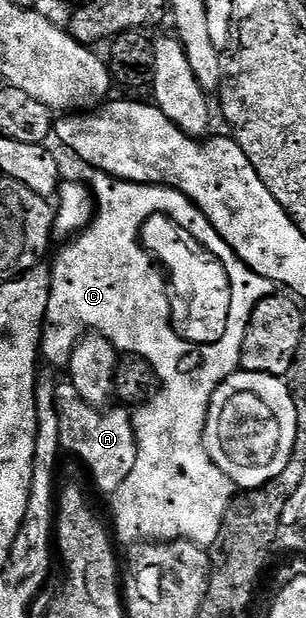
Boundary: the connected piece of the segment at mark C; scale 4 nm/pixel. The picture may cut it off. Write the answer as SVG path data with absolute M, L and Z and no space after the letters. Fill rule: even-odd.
M96 174L93 180L90 180L90 187L94 197L94 215L90 223L84 227L84 231L79 233L75 238L69 239L68 244L56 256L56 261L50 264L52 273L52 281L50 282L50 298L46 306L46 314L44 315L44 331L40 337L40 350L43 359L49 360L52 364L67 365L72 347L76 345L85 330L97 332L99 336L104 336L116 348L117 353L131 354L140 356L143 360L148 361L152 366L153 372L156 373L158 387L155 389L154 395L147 402L141 403L139 407L132 412L132 425L134 426L134 434L136 435L136 461L134 462L134 470L130 470L130 478L126 478L126 482L122 482L122 486L118 486L118 490L111 497L112 500L112 516L116 519L116 528L114 524L114 536L117 541L132 540L131 542L163 542L166 540L189 540L191 544L203 545L205 542L211 541L212 537L218 534L220 523L223 522L223 516L226 514L227 507L230 506L234 495L234 485L232 479L218 467L210 458L210 454L204 448L204 423L208 417L208 407L212 401L214 390L218 390L218 386L231 376L233 372L240 368L240 351L242 350L242 338L246 334L246 326L250 314L254 310L254 306L259 302L262 296L271 296L274 292L274 286L266 278L255 276L251 270L241 265L240 259L236 256L234 250L230 250L230 246L218 233L214 230L214 226L210 226L210 222L204 216L203 212L199 212L195 204L191 204L177 188L169 188L158 184L132 184L129 180L117 180L115 176L105 176ZM144 247L148 248L164 248L164 260L168 264L184 264L189 260L192 264L208 264L211 260L217 260L220 265L216 268L216 276L212 272L176 272L172 276L172 284L176 288L192 288L192 300L184 300L180 304L180 309L176 312L176 321L172 321L172 296L168 293L168 280L164 277L162 269L156 265L156 260L147 252ZM203 300L208 304L213 304L216 308L224 308L220 313L207 312L204 309ZM207 324L212 324L212 328L217 334L213 340L200 340L200 331Z

